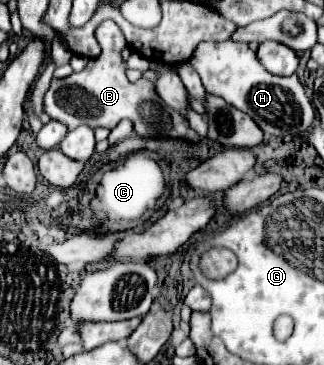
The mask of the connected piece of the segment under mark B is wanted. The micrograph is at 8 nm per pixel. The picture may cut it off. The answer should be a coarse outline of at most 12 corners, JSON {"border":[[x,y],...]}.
{"border":[[113,21],[97,29],[101,55],[53,79],[45,113],[69,129],[113,129],[199,143],[185,115],[147,79],[131,83]]}

